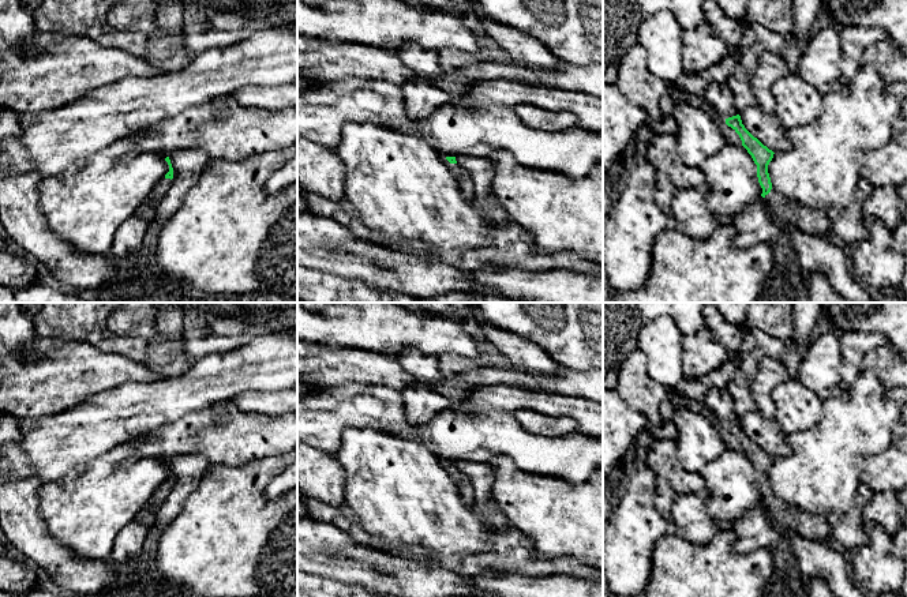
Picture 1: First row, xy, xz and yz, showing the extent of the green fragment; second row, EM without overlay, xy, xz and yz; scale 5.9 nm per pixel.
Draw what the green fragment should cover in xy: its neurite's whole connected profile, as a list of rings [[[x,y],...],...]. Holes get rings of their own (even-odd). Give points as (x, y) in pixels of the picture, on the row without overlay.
[[[166,462],[165,466],[169,470],[169,477],[155,489],[153,496],[142,507],[142,510],[136,514],[136,518],[135,518],[138,522],[140,522],[142,525],[146,525],[147,527],[154,526],[157,511],[166,500],[173,484],[173,473],[169,462]]]

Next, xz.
[[[446,462],[446,472],[456,483],[464,503],[469,507],[475,506],[476,502],[473,499],[473,485],[471,480],[456,466],[456,462]]]

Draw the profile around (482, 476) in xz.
[[[456,461],[460,469],[473,485],[473,499],[476,503],[492,500],[494,470],[488,463],[475,461]]]

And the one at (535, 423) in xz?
[[[528,409],[517,410],[513,414],[518,424],[533,435],[558,438],[578,431],[571,417],[551,417]]]

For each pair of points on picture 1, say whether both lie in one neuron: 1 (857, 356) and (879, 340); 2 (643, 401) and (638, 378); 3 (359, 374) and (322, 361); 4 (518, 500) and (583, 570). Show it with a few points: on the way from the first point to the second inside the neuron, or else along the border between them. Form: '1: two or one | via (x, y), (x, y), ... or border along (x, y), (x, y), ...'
1: one | via (861, 350), (873, 340)
2: one | via (643, 395), (638, 390), (638, 383)
3: one | via (349, 367), (332, 367)
4: two | border along (538, 556), (572, 556), (588, 567)

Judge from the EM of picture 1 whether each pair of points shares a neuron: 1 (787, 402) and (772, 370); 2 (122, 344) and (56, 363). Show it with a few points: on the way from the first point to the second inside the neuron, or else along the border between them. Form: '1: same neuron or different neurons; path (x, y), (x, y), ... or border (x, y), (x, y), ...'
1: different neurons; border (790, 378), (780, 382), (772, 390), (772, 416)
2: different neurons; border (70, 338), (131, 357)

